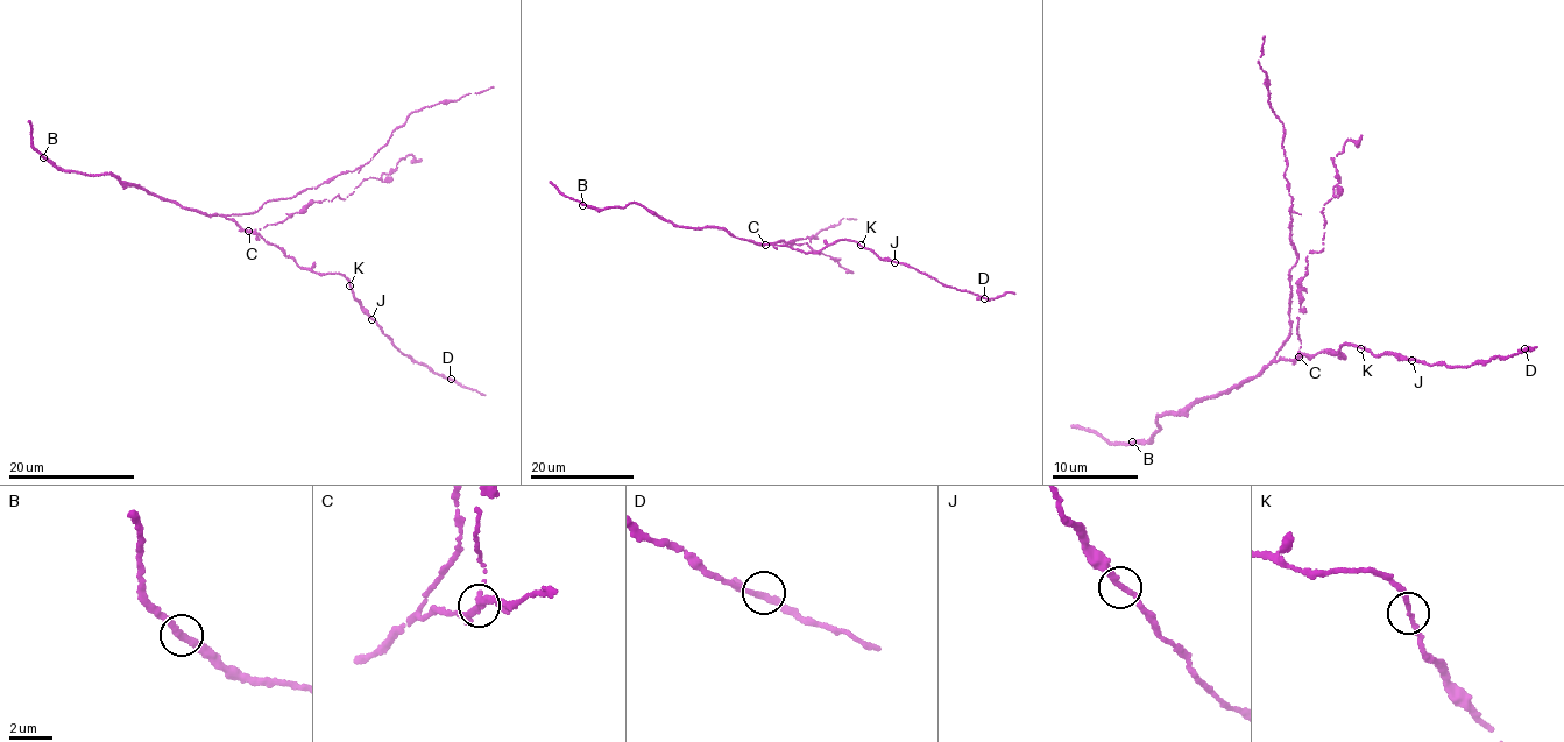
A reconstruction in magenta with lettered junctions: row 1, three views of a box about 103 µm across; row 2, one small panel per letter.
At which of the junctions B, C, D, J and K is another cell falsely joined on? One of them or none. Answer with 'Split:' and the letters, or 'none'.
Split: C

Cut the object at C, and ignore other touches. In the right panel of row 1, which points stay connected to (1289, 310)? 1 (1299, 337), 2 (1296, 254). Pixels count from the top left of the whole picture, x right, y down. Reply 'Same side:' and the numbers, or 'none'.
Same side: 2

